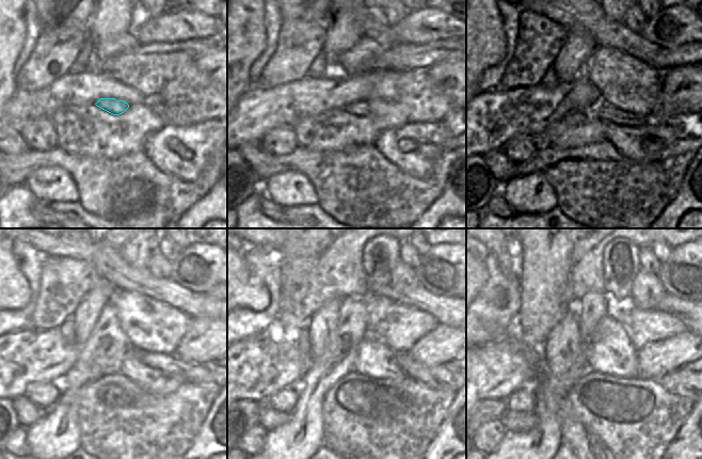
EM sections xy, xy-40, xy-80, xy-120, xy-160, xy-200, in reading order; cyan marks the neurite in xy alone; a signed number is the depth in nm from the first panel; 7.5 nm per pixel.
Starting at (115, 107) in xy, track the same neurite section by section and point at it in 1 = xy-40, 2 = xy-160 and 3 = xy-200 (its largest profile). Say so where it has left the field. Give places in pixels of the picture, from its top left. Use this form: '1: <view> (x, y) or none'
1: xy-40 (360, 107)
2: xy-160 (443, 377)
3: xy-200 (682, 382)

